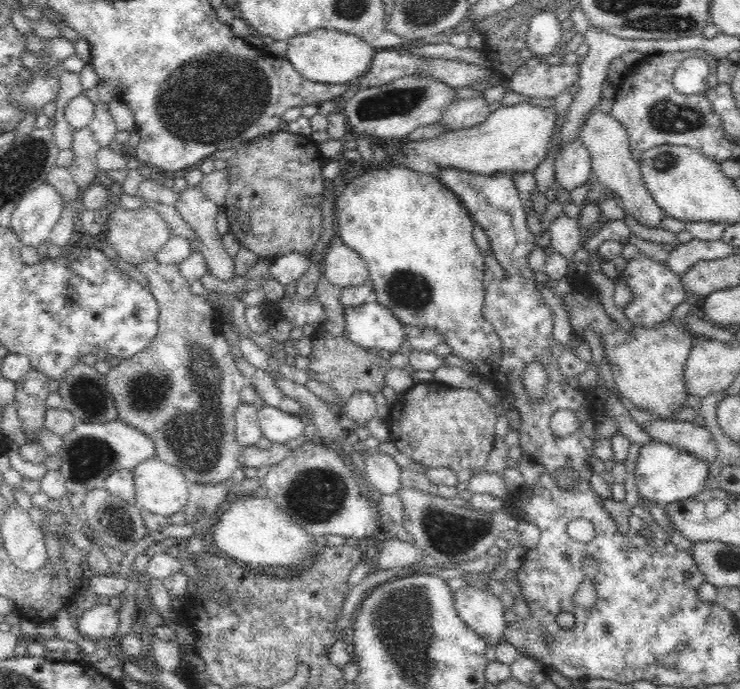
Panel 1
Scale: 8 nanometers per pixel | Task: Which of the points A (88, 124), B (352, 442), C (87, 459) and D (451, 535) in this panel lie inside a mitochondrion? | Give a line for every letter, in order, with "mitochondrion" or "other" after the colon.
A: other
B: other
C: mitochondrion
D: mitochondrion

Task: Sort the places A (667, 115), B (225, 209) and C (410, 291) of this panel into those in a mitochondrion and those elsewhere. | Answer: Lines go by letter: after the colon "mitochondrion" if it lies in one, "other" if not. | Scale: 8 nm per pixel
A: mitochondrion
B: other
C: mitochondrion

